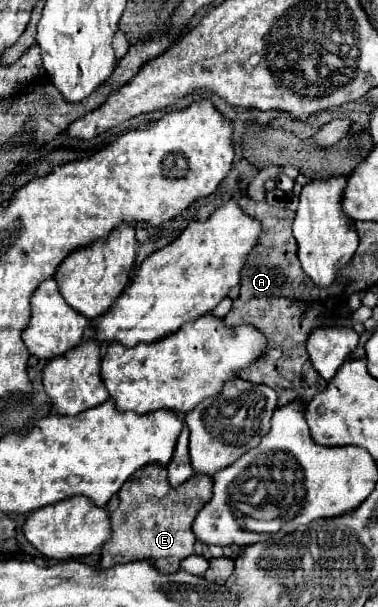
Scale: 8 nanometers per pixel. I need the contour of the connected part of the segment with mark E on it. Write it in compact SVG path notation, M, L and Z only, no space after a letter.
M161 466L139 468L119 490L119 506L111 514L111 538L101 546L101 568L149 560L161 574L179 570L179 562L193 554L195 534L191 524L211 500L211 480L195 476L179 488L171 488L167 470Z

